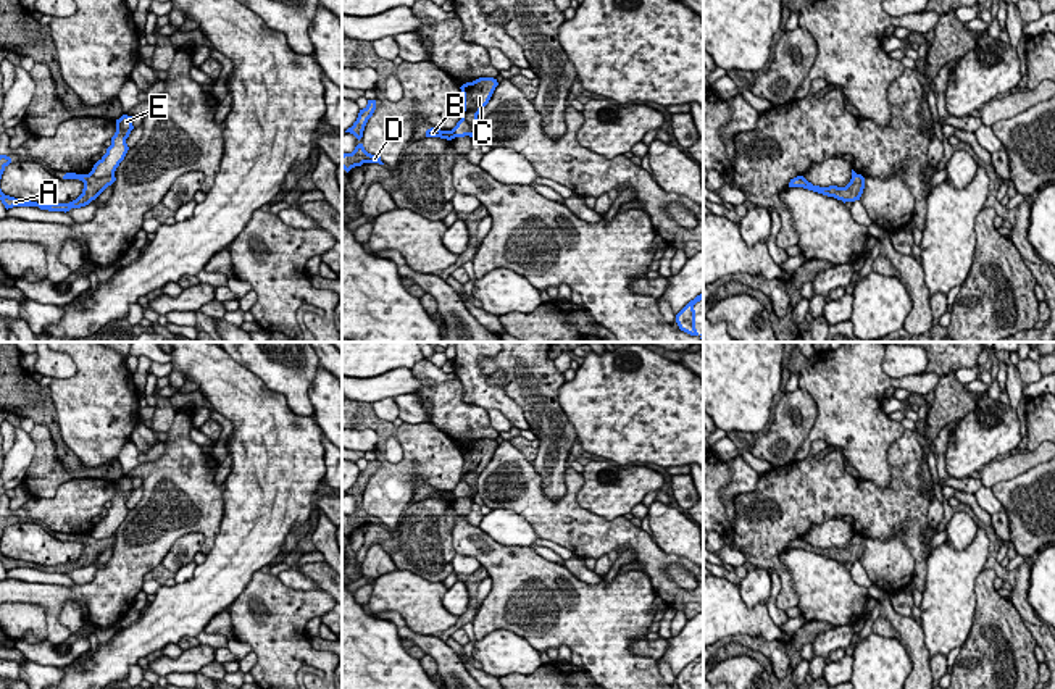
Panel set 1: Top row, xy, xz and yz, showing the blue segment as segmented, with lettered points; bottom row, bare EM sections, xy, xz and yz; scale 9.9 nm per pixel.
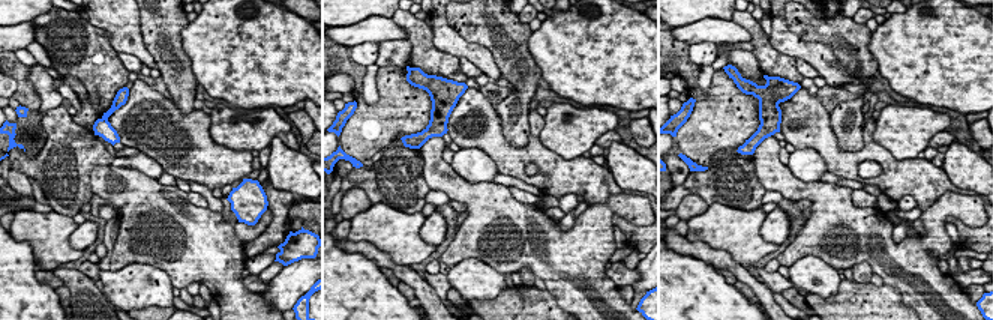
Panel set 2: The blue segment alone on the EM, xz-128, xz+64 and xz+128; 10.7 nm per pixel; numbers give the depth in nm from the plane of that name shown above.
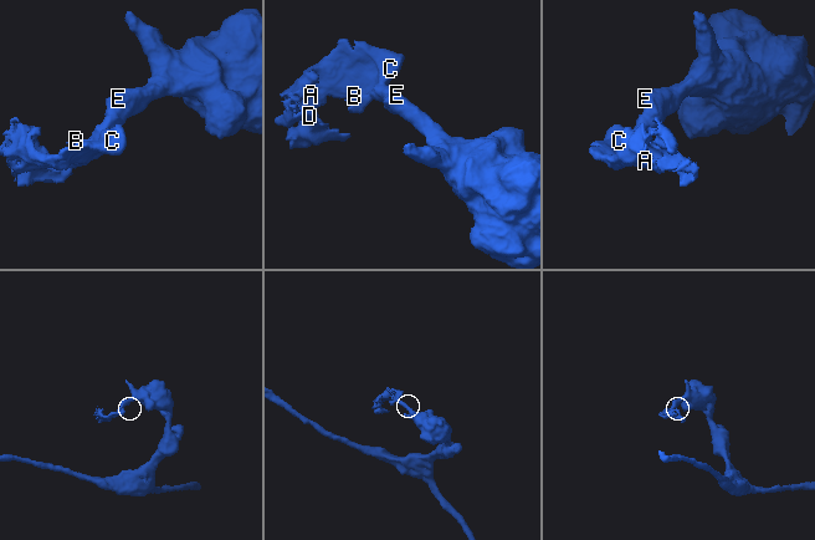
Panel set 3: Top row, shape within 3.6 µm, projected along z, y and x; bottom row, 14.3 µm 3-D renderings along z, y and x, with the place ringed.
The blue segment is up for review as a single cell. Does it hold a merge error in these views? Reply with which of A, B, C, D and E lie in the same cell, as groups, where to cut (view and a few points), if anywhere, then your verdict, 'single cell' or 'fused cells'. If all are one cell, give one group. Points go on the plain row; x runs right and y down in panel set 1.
A B C D / E; cut in xy along (89, 534), (94, 538), (113, 536); fused cells

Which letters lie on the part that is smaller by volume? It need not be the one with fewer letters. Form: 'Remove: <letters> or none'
Remove: A, B, C, D

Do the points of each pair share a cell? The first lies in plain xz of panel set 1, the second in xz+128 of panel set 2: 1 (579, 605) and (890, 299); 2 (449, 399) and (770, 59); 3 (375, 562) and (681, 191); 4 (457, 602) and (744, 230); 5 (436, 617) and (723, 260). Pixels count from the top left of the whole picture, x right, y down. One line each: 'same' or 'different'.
1: different
2: same
3: different
4: different
5: different

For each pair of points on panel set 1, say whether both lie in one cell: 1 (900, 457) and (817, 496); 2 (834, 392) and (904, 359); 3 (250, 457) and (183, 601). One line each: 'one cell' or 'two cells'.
1: one cell
2: two cells
3: one cell

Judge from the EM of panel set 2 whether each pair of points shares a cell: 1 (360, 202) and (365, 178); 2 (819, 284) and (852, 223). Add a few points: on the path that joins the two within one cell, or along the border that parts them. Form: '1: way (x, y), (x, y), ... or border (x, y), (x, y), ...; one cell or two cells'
1: border (344, 194), (359, 187), (372, 203); two cells
2: border (792, 265), (806, 256), (818, 256), (839, 272); two cells

